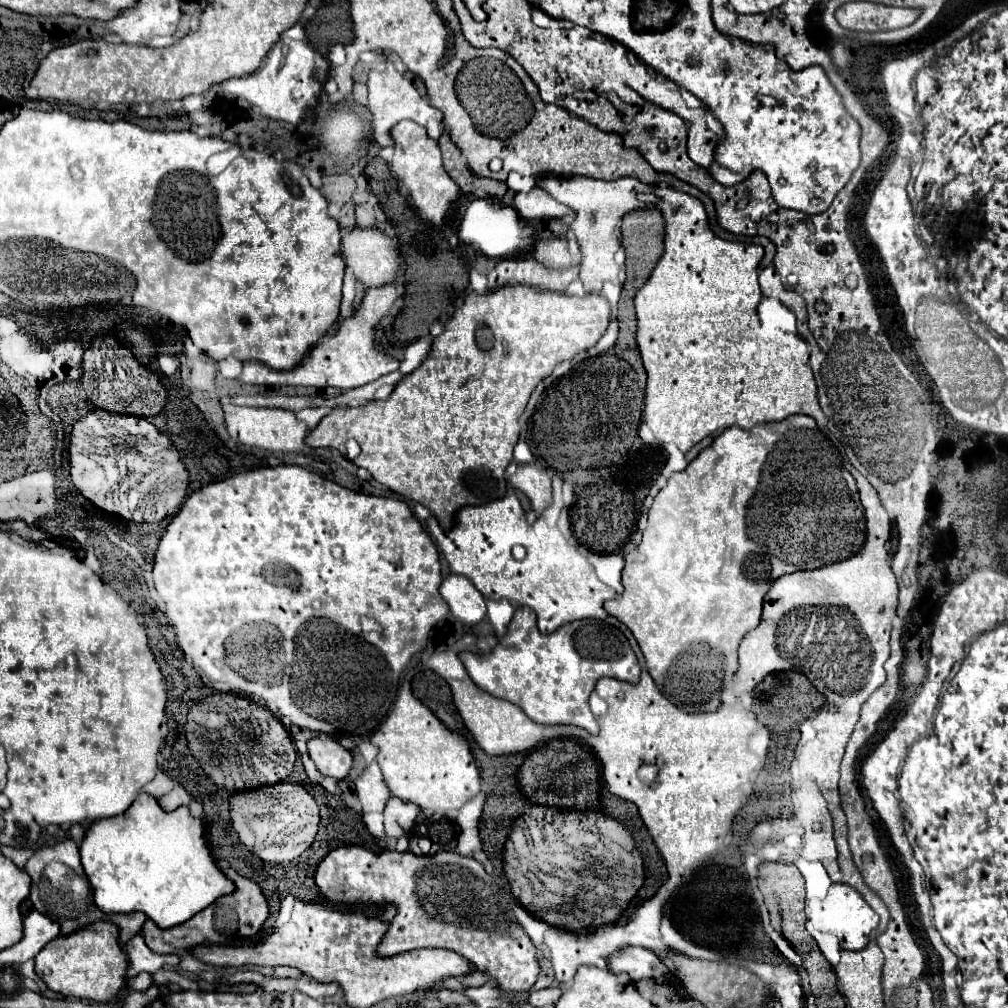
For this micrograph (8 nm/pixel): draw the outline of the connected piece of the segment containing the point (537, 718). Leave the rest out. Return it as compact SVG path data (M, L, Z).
M527 606L515 610L507 632L489 652L459 652L459 660L479 688L517 704L533 722L577 724L591 734L597 734L597 722L587 700L595 682L603 676L639 680L639 662L619 628L599 620L575 620L551 634L541 634L535 614Z

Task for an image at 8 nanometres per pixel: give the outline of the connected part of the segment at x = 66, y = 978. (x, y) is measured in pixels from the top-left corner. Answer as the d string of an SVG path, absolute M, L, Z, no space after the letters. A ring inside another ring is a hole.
M95 922L73 934L57 936L35 956L35 972L49 990L95 1002L111 1002L119 998L119 990L125 986L125 970L127 956L117 942L117 926L111 922Z

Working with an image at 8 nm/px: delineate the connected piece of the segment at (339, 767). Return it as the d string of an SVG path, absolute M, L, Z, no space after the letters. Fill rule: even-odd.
M311 738L307 742L309 748L309 756L311 760L317 764L319 772L323 772L325 776L333 776L333 778L345 778L349 768L351 768L351 752L347 748L343 748L337 740L333 738Z

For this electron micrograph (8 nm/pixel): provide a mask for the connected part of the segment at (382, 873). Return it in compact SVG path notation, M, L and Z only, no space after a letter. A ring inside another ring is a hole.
M341 846L331 850L317 866L315 882L321 894L337 904L395 904L397 916L389 924L383 940L377 946L377 954L381 958L395 956L415 948L447 948L469 960L475 970L489 974L499 990L511 992L527 992L533 988L539 976L539 958L537 950L517 922L509 902L501 894L497 882L485 868L469 856L461 856L453 850L441 850L437 854L417 856L413 852L371 852L363 846Z

